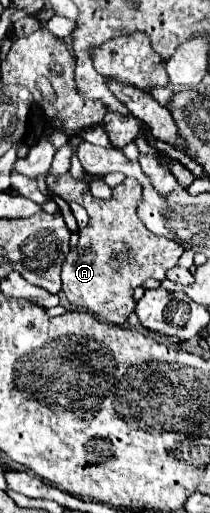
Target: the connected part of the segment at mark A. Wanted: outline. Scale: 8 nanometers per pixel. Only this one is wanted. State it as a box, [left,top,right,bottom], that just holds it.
[45,174,183,324]

